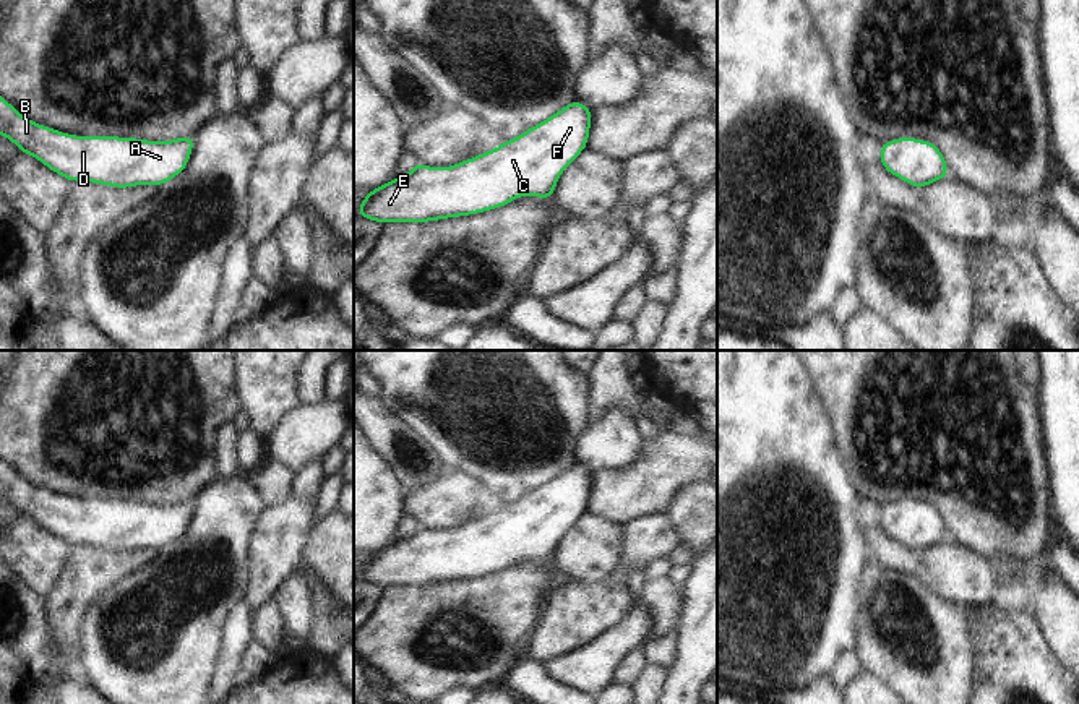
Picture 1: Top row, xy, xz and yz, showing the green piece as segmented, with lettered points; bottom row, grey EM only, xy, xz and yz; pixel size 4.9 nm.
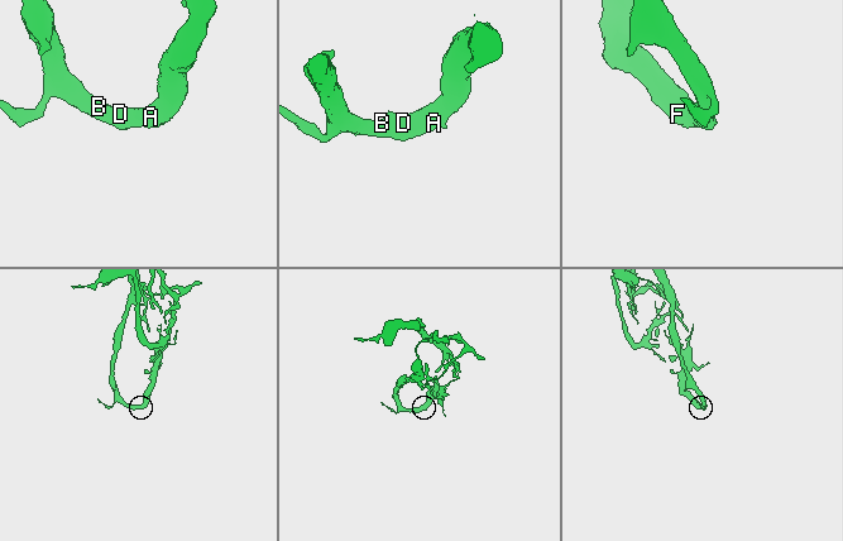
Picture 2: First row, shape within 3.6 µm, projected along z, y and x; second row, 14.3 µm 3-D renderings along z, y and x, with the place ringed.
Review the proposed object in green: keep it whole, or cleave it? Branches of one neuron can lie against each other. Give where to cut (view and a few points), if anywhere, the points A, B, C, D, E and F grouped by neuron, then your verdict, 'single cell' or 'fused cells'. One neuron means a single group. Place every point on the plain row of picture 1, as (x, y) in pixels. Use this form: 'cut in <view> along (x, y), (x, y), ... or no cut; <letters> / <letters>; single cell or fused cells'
no cut; A B C D E F; single cell

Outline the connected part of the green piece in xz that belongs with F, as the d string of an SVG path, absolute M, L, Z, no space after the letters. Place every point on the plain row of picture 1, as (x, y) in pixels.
M573 462L568 469L522 495L514 503L505 503L497 513L479 516L474 522L464 522L459 527L448 530L432 530L415 524L414 532L409 537L394 540L378 552L372 552L370 556L363 560L357 579L367 584L376 584L383 589L393 586L425 587L430 584L493 574L511 568L518 560L537 560L548 564L555 558L555 550L563 534L587 511L591 482L592 472Z

